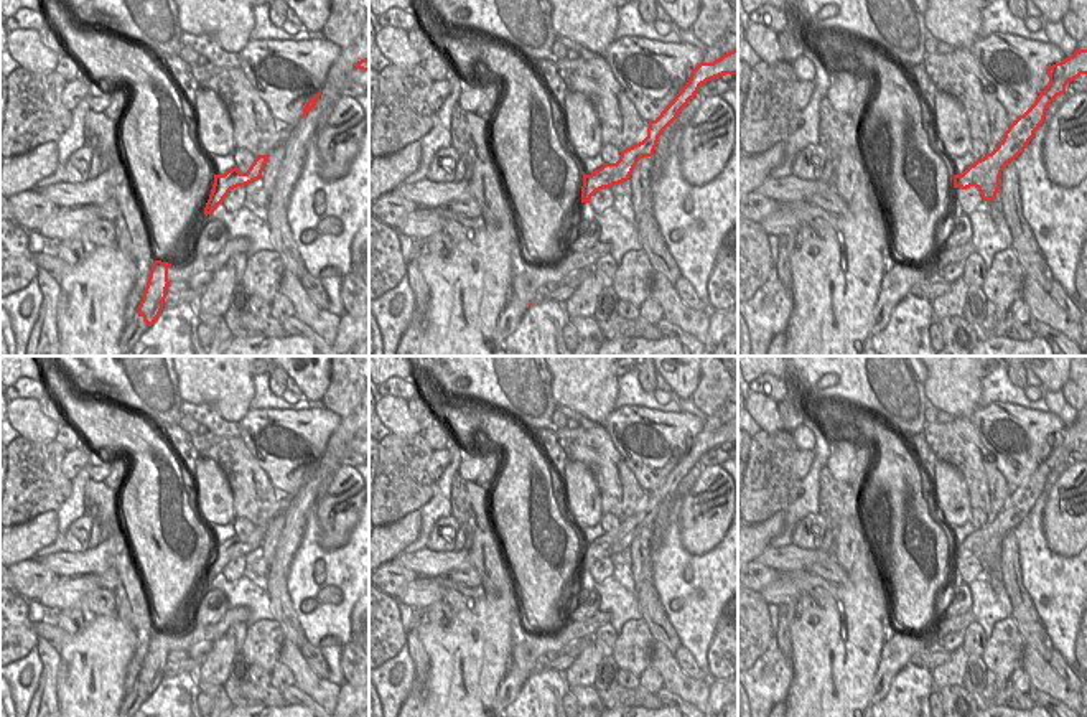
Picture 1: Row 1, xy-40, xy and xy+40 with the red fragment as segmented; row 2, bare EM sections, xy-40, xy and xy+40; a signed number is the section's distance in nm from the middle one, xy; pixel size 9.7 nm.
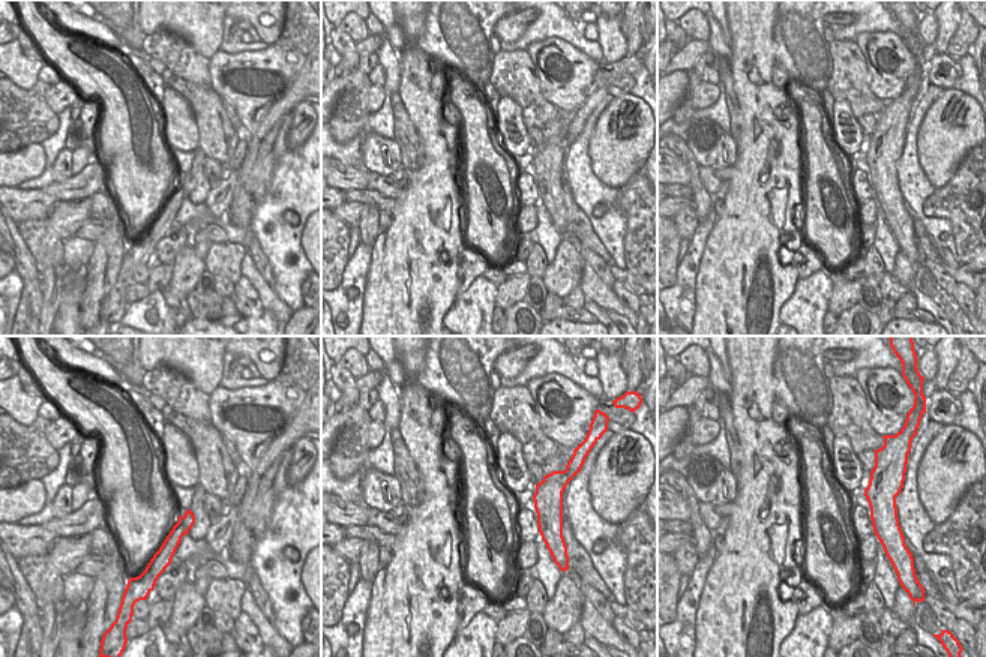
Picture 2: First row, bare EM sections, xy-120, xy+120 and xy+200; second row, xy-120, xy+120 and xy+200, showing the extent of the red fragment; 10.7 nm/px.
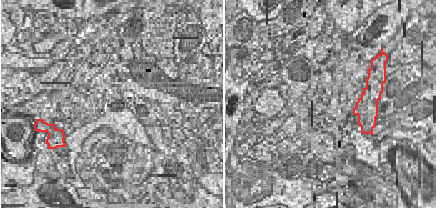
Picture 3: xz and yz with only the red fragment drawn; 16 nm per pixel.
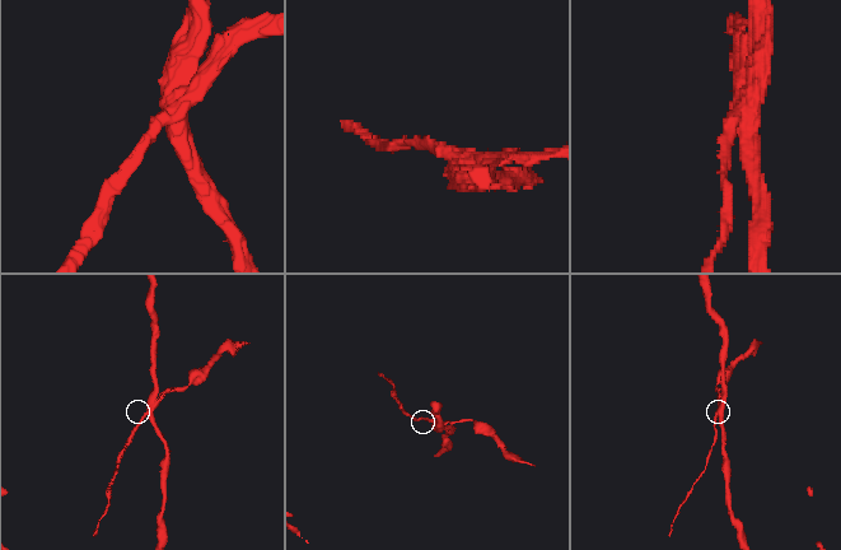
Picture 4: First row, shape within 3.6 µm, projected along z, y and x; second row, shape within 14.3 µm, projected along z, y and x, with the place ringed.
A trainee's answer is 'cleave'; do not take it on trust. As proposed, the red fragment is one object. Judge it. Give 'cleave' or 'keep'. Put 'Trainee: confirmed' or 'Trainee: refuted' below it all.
cleave
Trainee: confirmed

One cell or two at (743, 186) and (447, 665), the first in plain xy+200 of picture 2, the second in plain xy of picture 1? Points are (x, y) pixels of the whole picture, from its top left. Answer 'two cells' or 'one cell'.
one cell

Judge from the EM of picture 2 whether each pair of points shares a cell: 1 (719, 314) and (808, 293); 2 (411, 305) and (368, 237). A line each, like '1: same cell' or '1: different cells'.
1: different cells
2: different cells

